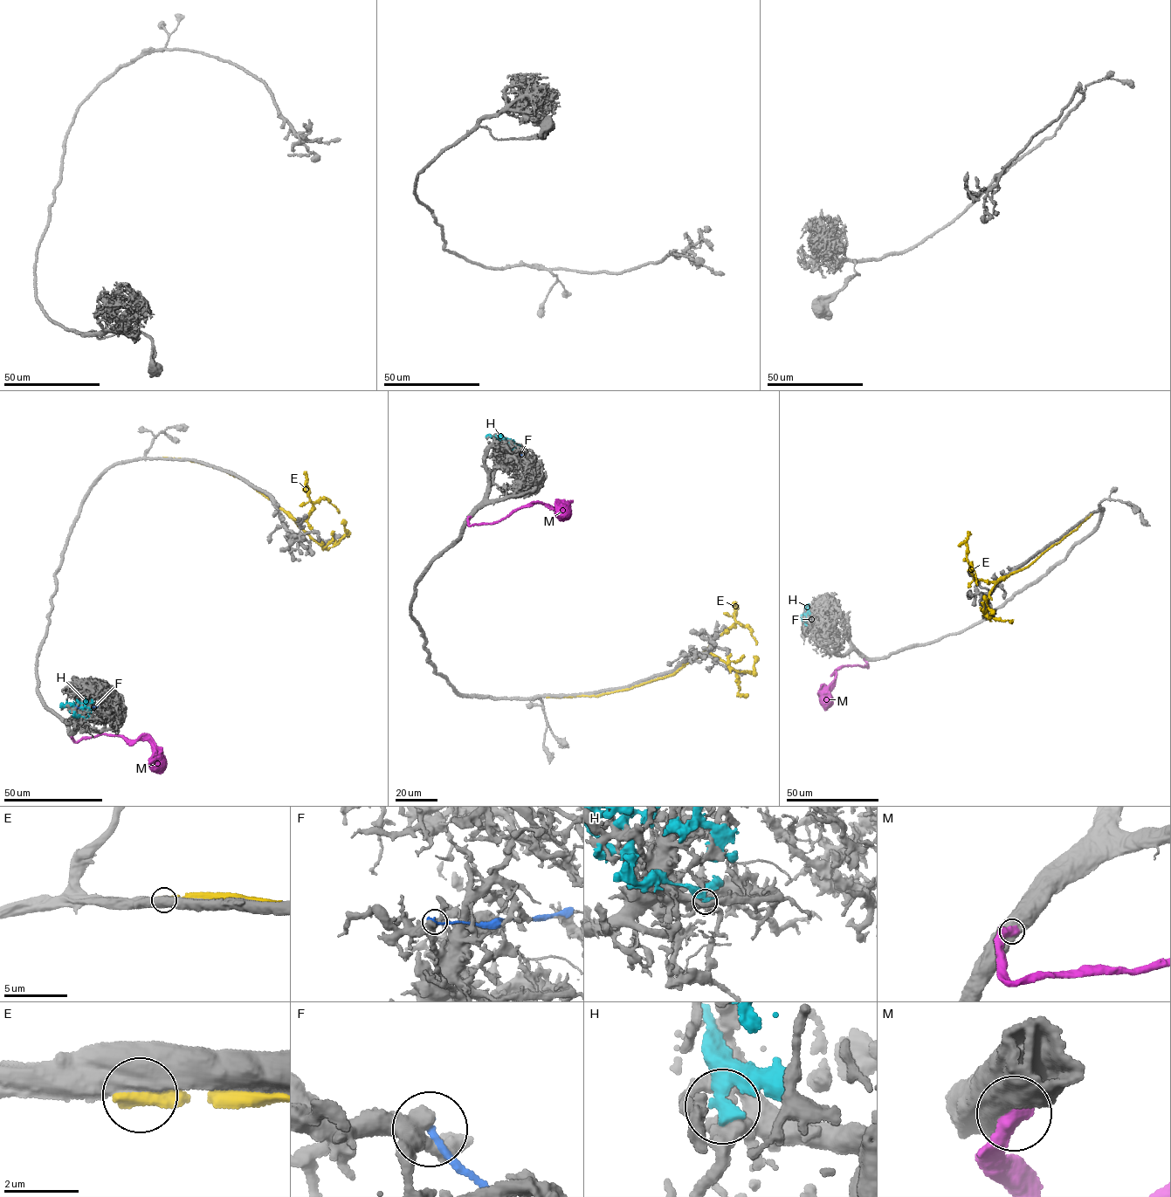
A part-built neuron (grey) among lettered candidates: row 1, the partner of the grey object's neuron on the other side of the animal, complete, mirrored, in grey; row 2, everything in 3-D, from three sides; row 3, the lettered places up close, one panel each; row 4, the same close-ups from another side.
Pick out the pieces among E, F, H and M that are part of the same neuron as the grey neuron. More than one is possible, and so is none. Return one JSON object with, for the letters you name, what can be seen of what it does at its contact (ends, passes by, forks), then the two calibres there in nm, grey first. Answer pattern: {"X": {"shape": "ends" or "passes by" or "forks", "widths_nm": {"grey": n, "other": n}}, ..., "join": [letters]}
{"M": {"shape": "ends", "widths_nm": {"grey": 550, "other": 600}}, "join": ["M"]}

